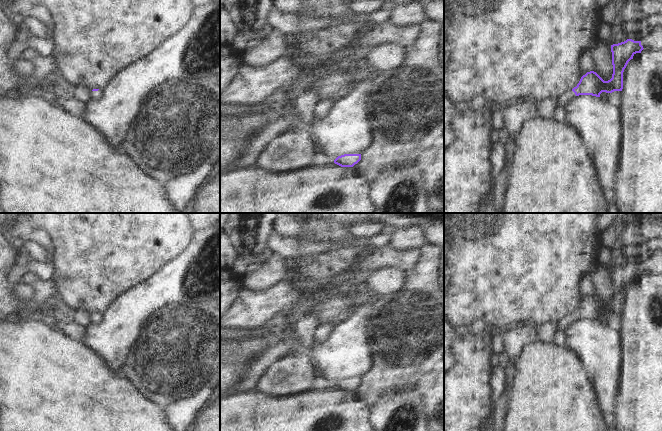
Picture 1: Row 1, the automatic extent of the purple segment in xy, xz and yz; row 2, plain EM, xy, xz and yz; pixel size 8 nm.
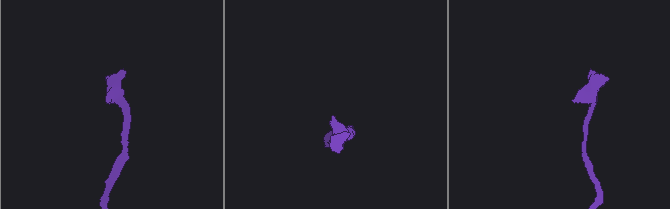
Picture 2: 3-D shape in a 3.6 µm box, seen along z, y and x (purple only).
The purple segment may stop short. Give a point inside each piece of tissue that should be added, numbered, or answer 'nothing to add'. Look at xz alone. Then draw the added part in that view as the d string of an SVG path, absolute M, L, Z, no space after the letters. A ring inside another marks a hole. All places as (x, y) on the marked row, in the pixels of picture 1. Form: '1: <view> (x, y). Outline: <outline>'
nothing to add

